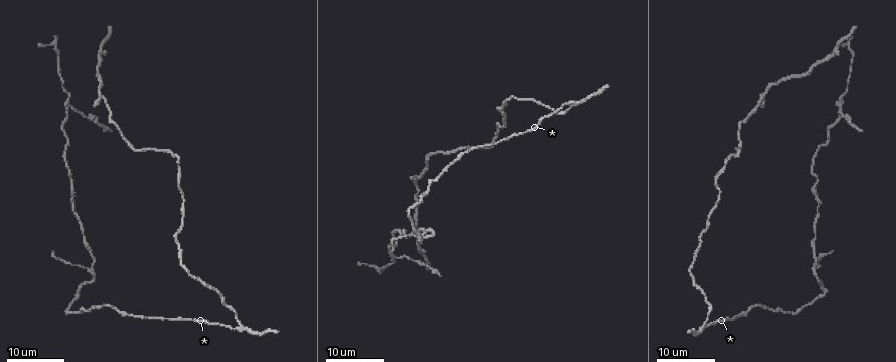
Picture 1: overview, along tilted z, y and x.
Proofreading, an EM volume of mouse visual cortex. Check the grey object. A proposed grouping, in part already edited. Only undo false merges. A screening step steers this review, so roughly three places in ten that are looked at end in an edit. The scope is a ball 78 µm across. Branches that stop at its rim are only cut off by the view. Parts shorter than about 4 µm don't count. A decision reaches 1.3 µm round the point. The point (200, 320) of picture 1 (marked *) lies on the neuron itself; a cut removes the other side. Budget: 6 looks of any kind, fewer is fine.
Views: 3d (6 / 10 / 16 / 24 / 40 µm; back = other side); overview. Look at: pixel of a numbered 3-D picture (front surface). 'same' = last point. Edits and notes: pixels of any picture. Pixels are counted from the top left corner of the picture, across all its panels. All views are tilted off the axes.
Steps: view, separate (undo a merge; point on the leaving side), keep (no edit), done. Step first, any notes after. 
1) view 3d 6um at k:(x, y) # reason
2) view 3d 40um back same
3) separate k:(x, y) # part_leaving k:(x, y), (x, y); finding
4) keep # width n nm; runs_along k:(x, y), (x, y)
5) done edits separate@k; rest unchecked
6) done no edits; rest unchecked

view 3d 16um at 1:(71, 179) # narrows sharply

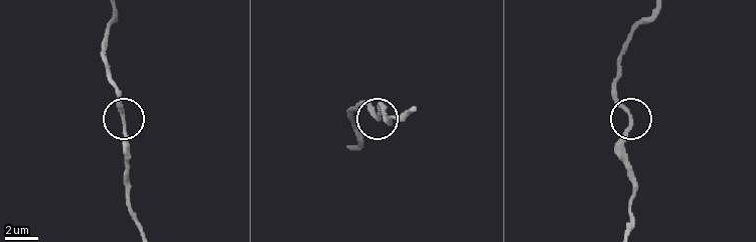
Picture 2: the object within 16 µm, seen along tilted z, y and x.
view 3d 6um at 2:(630, 121) # closer look

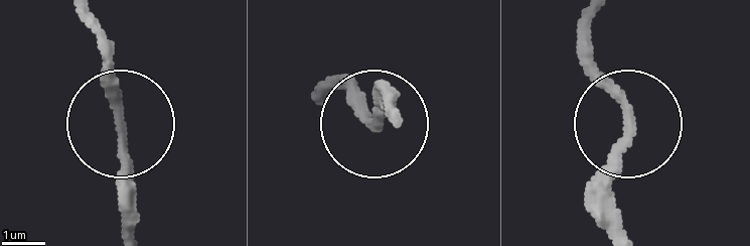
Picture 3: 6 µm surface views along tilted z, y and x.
keep # width 230 nm; runs_along 3:(624, 229), (606, 163), (626, 110), (585, 37); one neuron here

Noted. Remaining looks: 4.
view 3d 24um at 1:(841, 106) # four or more arms meet

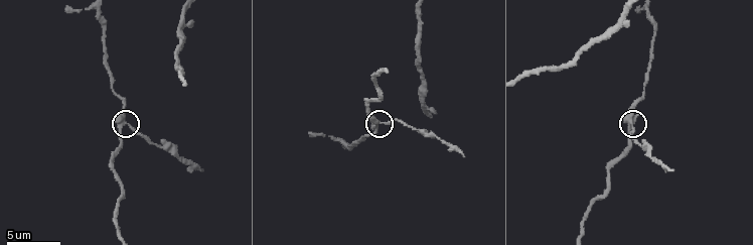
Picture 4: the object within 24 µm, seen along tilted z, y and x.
view 3d 6um at 4:(126, 122) # zoom in

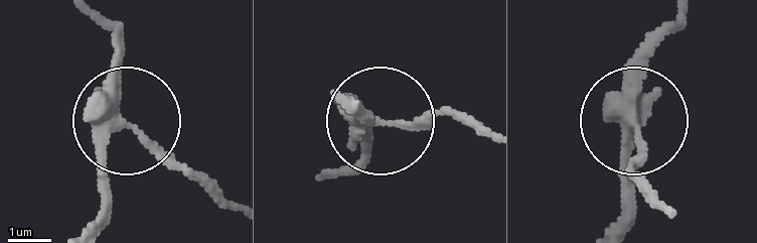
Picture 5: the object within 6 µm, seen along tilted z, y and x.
separate 5:(161, 152) # width 330 nm; part_leaving 5:(109, 112), (234, 199); two neurons meet here

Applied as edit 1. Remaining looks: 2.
view 3d 16um at 1:(89, 270) # three arms meet

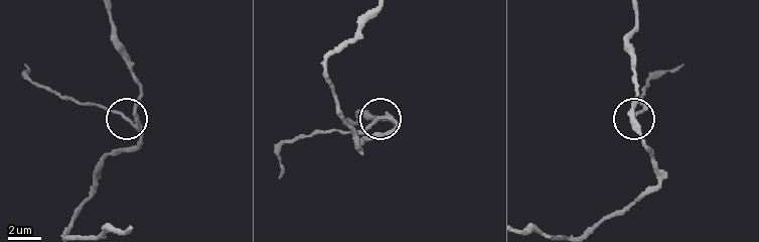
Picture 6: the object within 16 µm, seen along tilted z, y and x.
view 3d 10um at 6:(381, 117) # zoom in

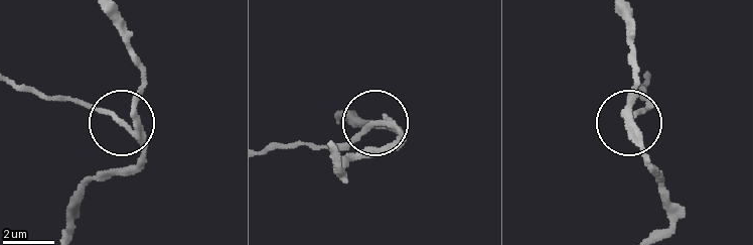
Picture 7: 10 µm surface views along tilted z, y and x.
separate 7:(102, 110) # arms 3; a second neuron is stuck on

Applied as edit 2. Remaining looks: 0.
done edits separate@5, separate@7; rest unchecked

